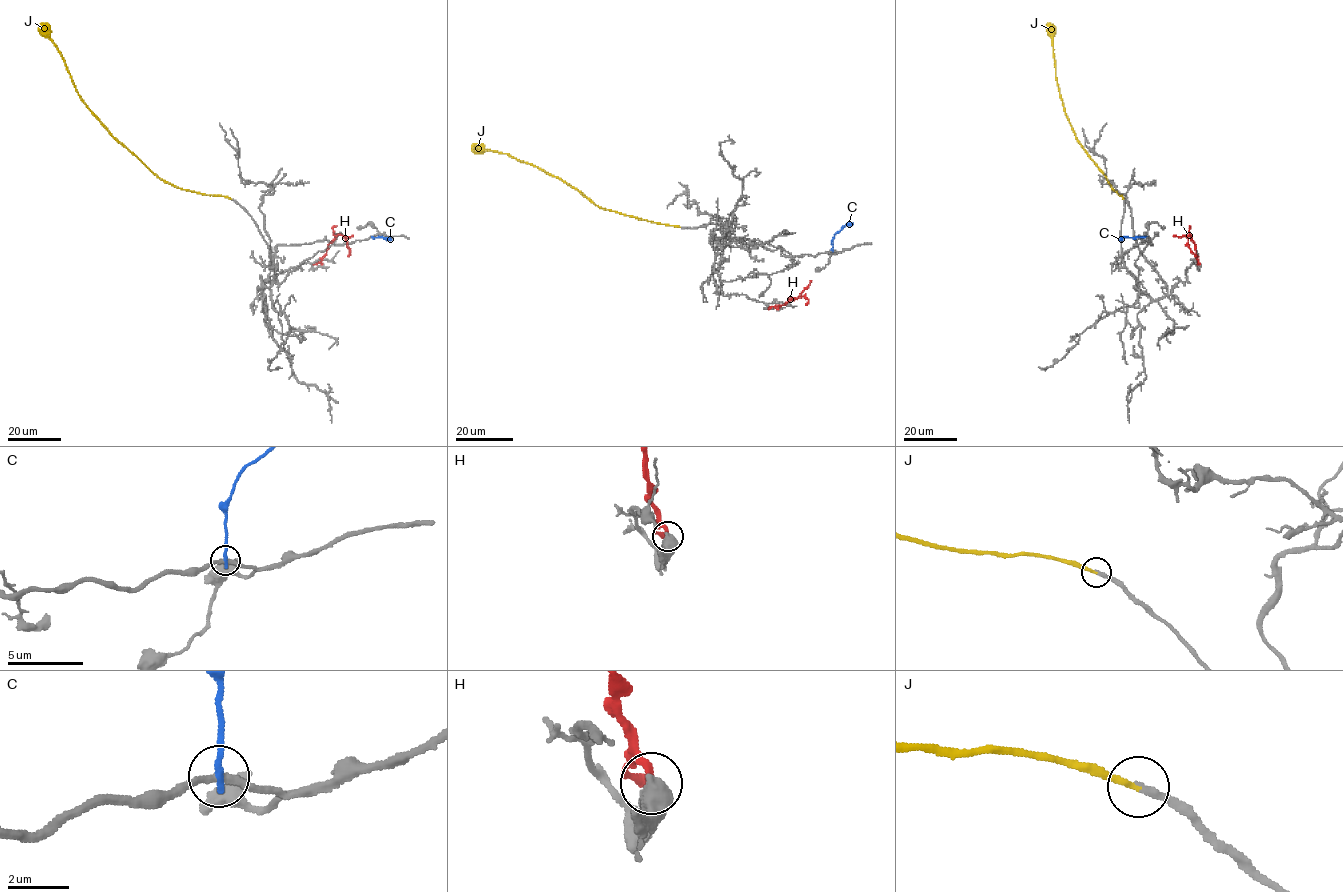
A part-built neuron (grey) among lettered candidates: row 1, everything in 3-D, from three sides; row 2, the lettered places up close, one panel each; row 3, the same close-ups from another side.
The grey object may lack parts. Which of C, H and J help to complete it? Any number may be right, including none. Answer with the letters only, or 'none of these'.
J

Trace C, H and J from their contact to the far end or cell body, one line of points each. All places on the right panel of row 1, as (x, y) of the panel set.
C: (1145, 236), (1124, 236), (1120, 240)
H: (1199, 264), (1189, 234), (1188, 246), (1195, 256)
J: (1123, 198), (1078, 141), (1065, 113), (1055, 76), (1050, 23)

